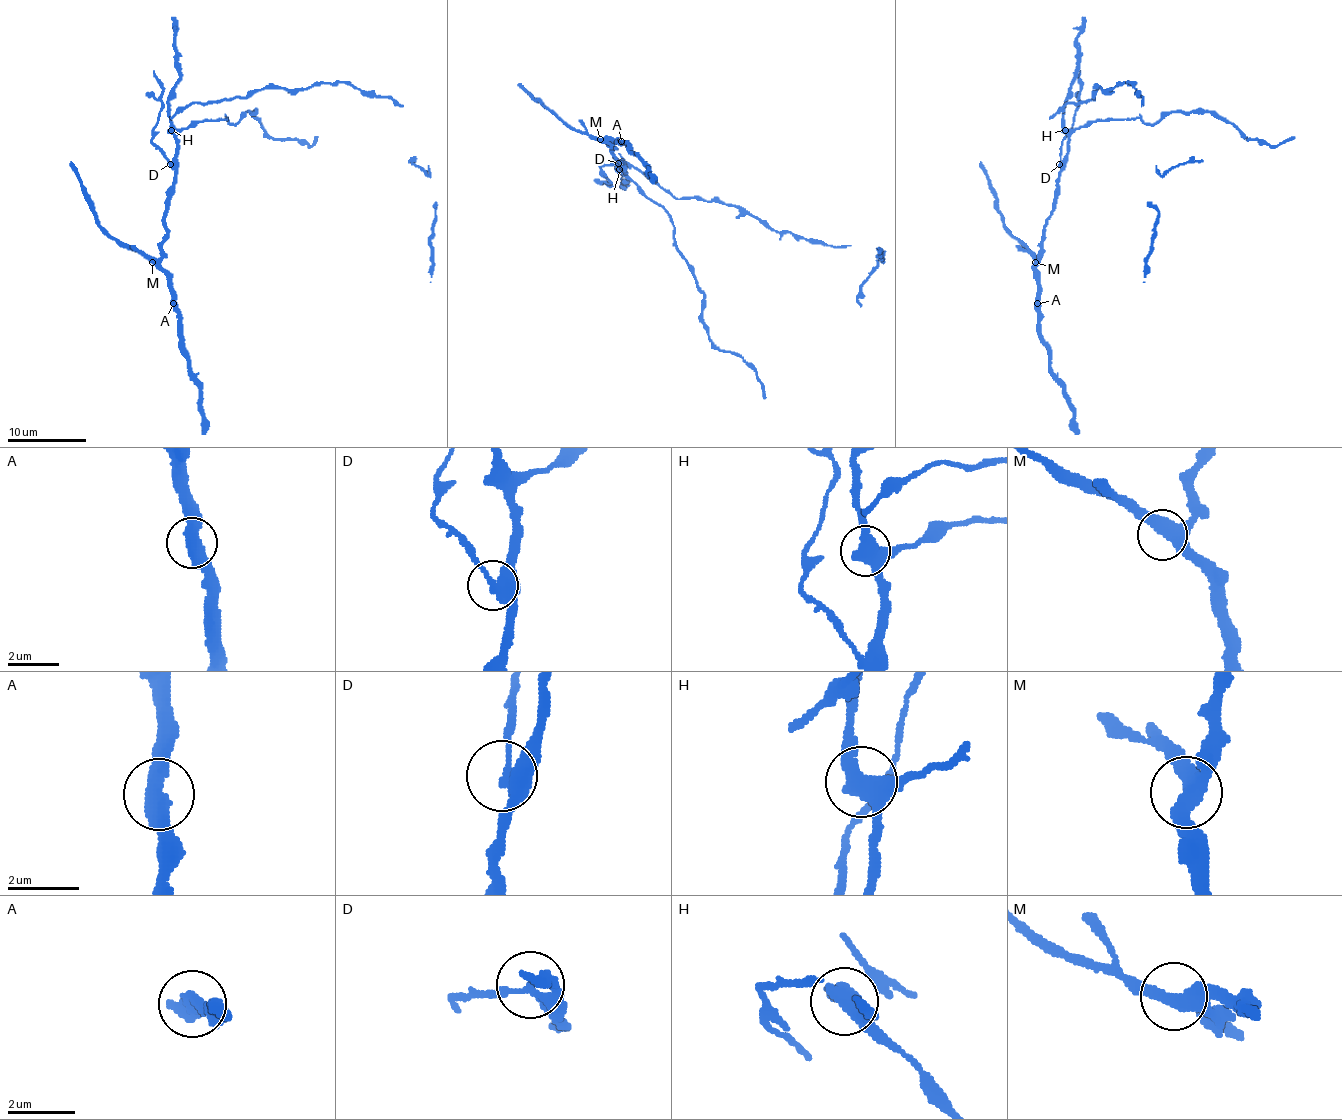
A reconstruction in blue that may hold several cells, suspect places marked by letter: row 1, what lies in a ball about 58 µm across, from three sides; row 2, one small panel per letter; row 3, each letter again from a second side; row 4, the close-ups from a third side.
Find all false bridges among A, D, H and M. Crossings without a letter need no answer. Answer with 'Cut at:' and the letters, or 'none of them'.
Cut at: none of them

